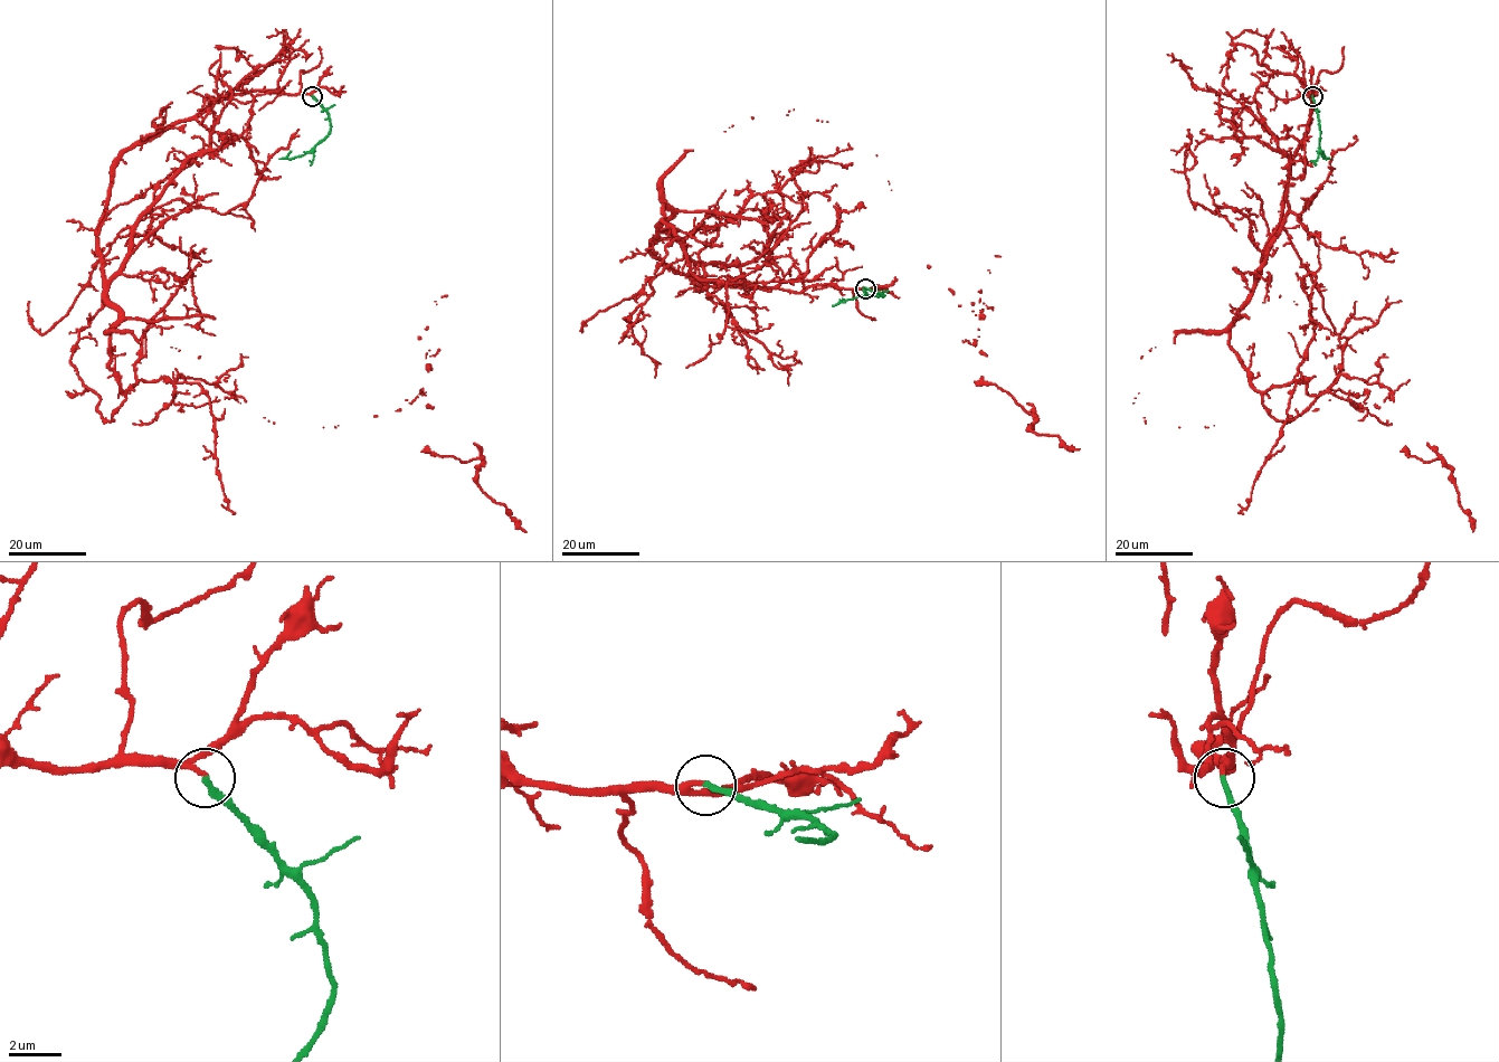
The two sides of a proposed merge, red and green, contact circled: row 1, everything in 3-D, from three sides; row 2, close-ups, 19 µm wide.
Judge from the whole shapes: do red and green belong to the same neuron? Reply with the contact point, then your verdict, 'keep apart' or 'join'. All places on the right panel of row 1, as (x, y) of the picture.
place (1312, 96); join

